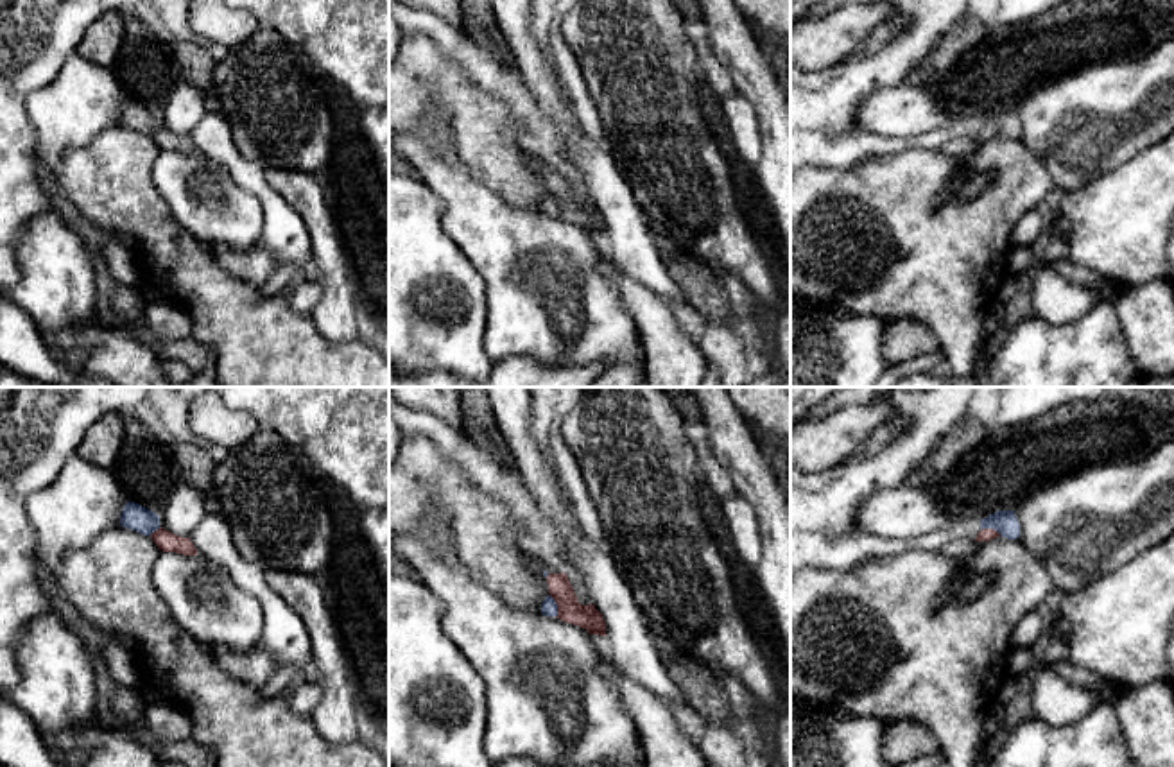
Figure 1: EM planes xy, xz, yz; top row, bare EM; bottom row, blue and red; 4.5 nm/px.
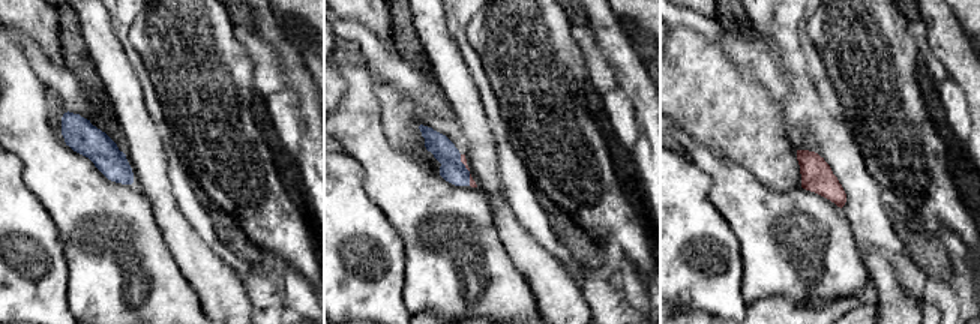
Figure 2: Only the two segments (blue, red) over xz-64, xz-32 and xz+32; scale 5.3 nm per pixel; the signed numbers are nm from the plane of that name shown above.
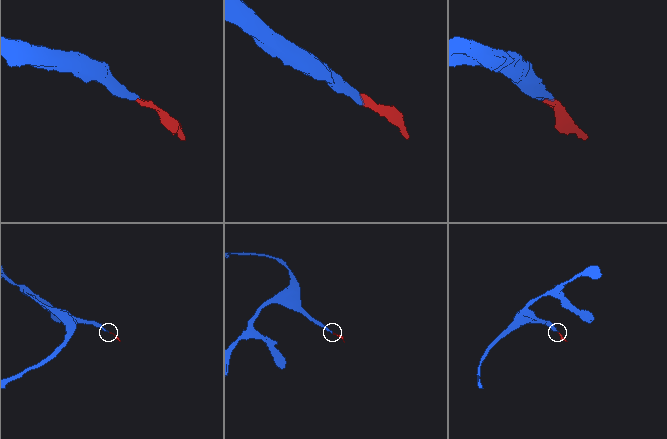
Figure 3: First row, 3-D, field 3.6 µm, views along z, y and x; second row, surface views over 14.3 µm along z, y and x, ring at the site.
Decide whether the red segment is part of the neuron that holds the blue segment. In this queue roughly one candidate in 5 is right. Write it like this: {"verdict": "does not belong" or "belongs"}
{"verdict": "belongs"}

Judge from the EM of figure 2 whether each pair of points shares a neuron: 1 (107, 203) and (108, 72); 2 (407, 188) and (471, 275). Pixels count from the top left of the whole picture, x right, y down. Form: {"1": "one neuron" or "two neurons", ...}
{"1": "two neurons", "2": "one neuron"}

